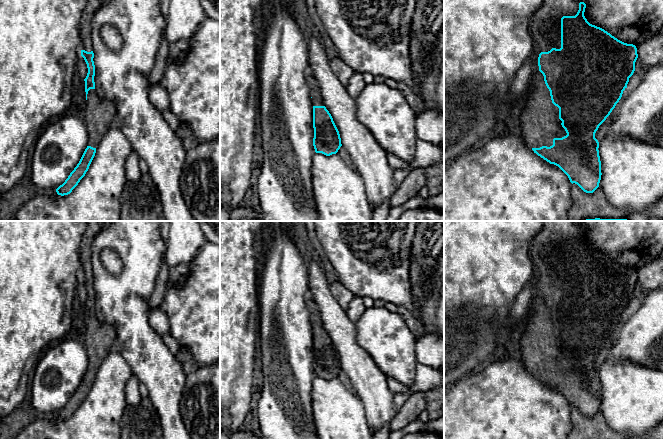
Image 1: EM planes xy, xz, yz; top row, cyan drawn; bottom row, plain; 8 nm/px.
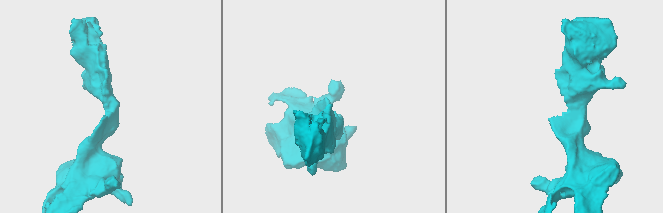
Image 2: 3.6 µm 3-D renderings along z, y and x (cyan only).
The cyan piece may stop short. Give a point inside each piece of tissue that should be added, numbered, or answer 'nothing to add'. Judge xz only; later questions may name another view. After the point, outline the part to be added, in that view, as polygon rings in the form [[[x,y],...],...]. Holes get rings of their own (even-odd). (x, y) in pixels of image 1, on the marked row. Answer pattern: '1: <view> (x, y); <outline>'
1: xz (316, 99); [[[308,75],[307,84],[310,88],[310,96],[312,97],[311,98],[312,106],[324,106],[322,97],[320,94],[320,89],[319,89],[318,83],[315,80],[315,78]]]

